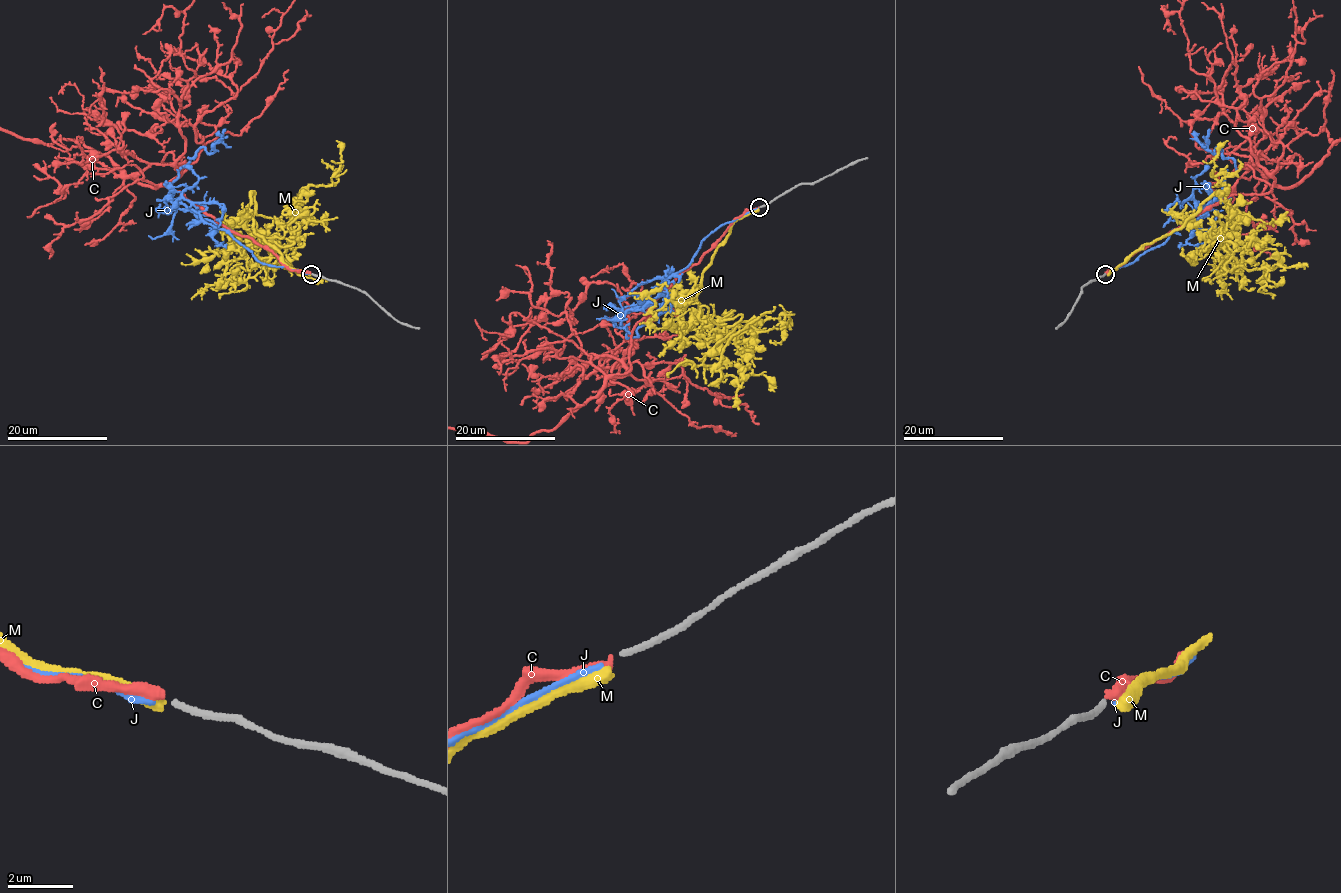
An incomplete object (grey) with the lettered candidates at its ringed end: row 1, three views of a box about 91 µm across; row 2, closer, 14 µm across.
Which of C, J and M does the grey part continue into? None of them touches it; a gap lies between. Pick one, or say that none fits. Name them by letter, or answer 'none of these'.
none of these

